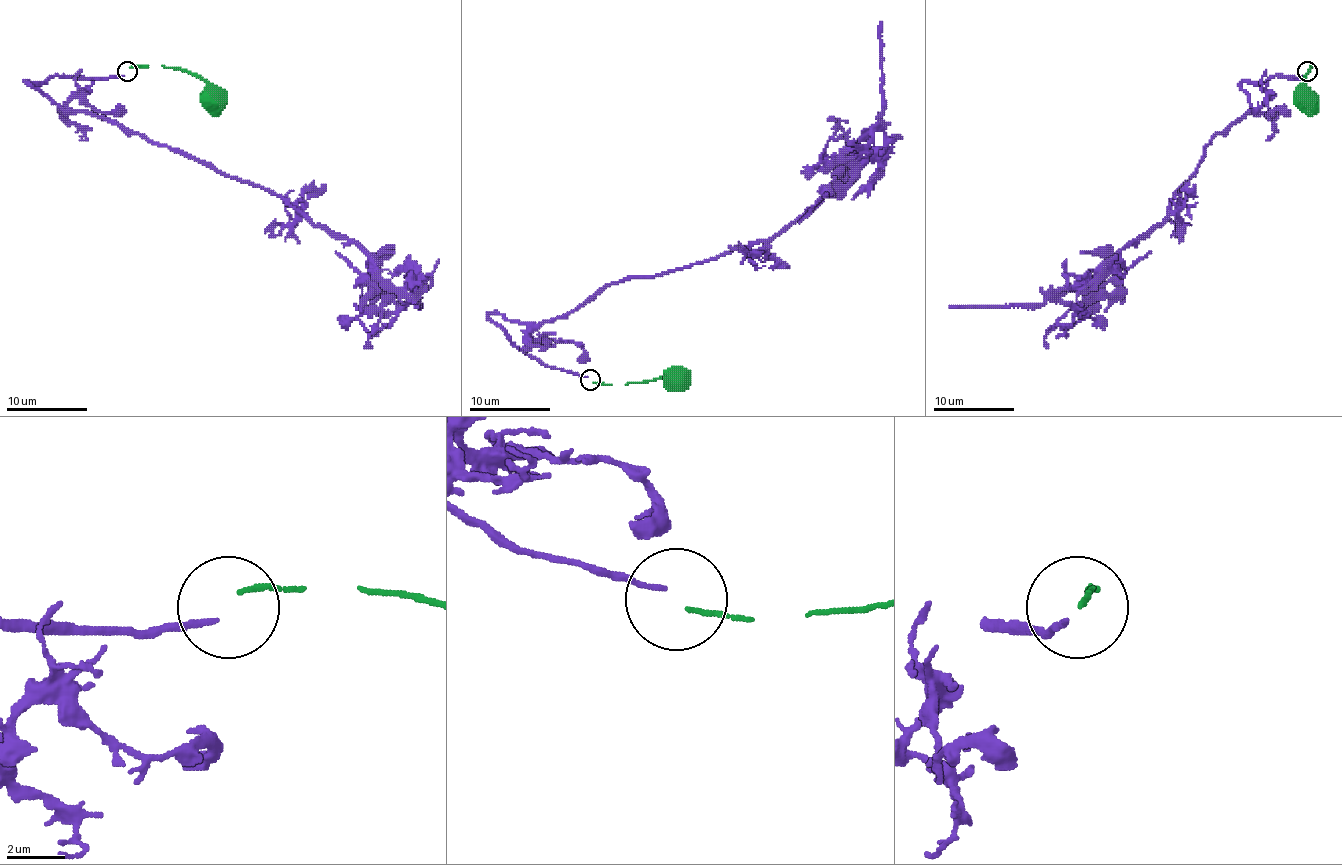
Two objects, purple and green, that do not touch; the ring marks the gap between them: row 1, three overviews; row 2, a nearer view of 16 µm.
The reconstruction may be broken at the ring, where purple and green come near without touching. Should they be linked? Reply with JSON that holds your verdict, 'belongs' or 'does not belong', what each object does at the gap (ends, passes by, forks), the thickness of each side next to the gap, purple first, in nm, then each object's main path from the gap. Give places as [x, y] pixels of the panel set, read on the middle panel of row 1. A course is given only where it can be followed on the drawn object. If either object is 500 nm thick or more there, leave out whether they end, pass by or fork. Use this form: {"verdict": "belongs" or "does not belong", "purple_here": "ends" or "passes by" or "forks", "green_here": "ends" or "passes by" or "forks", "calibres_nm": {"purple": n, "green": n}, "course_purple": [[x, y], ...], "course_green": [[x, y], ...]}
{"verdict": "does not belong", "purple_here": "ends", "green_here": "ends", "calibres_nm": {"purple": 180, "green": 150}, "course_purple": [[587, 376], [531, 358], [488, 316], [553, 322], [611, 284], [785, 231], [882, 114], [882, 21]], "course_green": [[593, 382], [627, 384], [670, 378], [678, 380]]}

